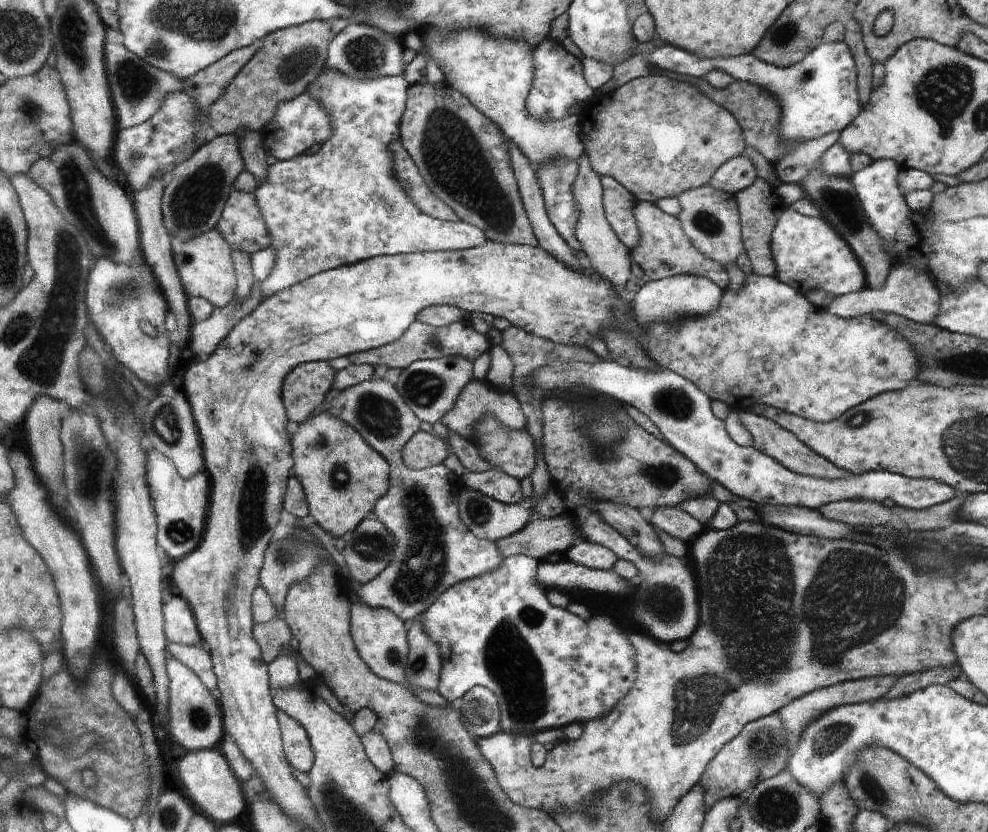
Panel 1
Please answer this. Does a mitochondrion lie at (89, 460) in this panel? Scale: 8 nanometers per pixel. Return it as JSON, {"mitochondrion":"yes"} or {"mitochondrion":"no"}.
{"mitochondrion":"yes"}

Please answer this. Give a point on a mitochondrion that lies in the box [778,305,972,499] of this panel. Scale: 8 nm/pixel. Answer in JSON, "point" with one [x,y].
{"point":[862,418]}

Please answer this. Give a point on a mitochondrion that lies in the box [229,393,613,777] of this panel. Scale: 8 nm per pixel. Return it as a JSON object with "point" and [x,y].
{"point":[509,659]}

